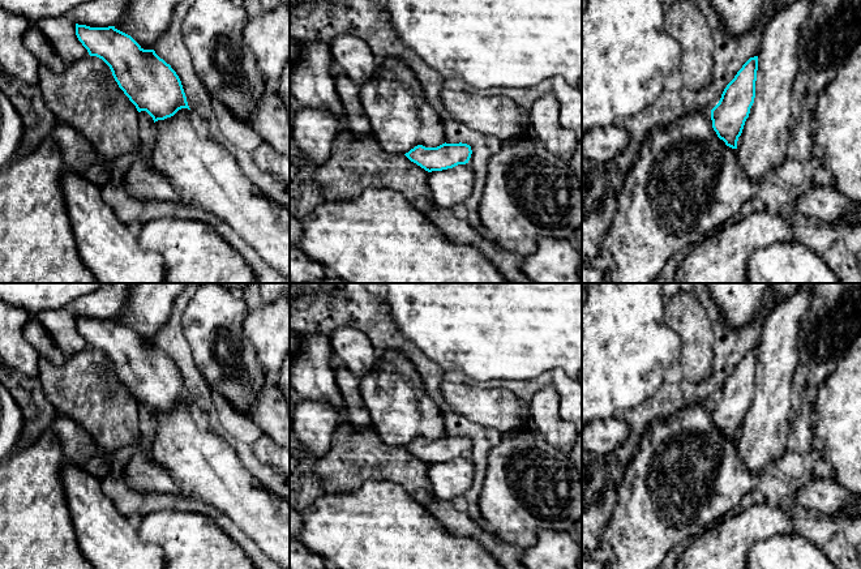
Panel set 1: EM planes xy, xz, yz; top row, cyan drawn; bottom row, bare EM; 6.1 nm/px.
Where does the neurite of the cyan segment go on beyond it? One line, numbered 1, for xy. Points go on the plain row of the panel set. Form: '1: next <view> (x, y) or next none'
1: next none

